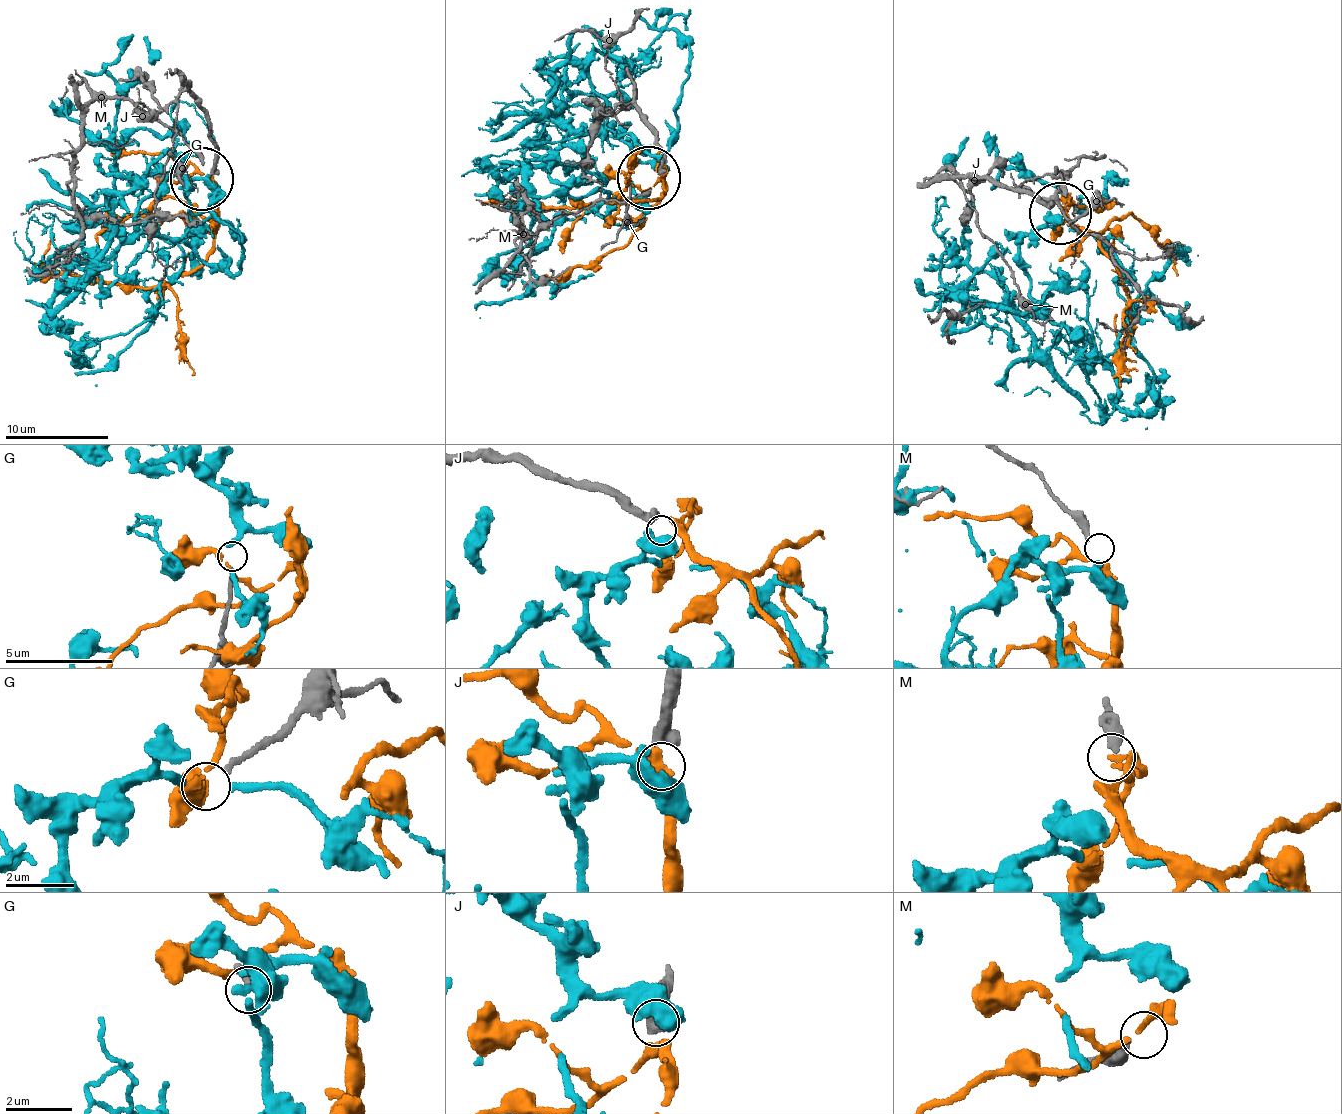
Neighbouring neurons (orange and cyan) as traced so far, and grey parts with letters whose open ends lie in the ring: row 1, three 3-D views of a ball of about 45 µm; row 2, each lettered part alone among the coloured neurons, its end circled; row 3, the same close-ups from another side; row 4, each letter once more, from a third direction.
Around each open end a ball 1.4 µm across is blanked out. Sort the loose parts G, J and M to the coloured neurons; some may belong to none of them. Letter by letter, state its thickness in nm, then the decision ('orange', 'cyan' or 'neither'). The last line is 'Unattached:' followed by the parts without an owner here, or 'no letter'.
G: 160 nm | neither
J: 460 nm | orange
M: 320 nm | neither
Unattached: G, M

